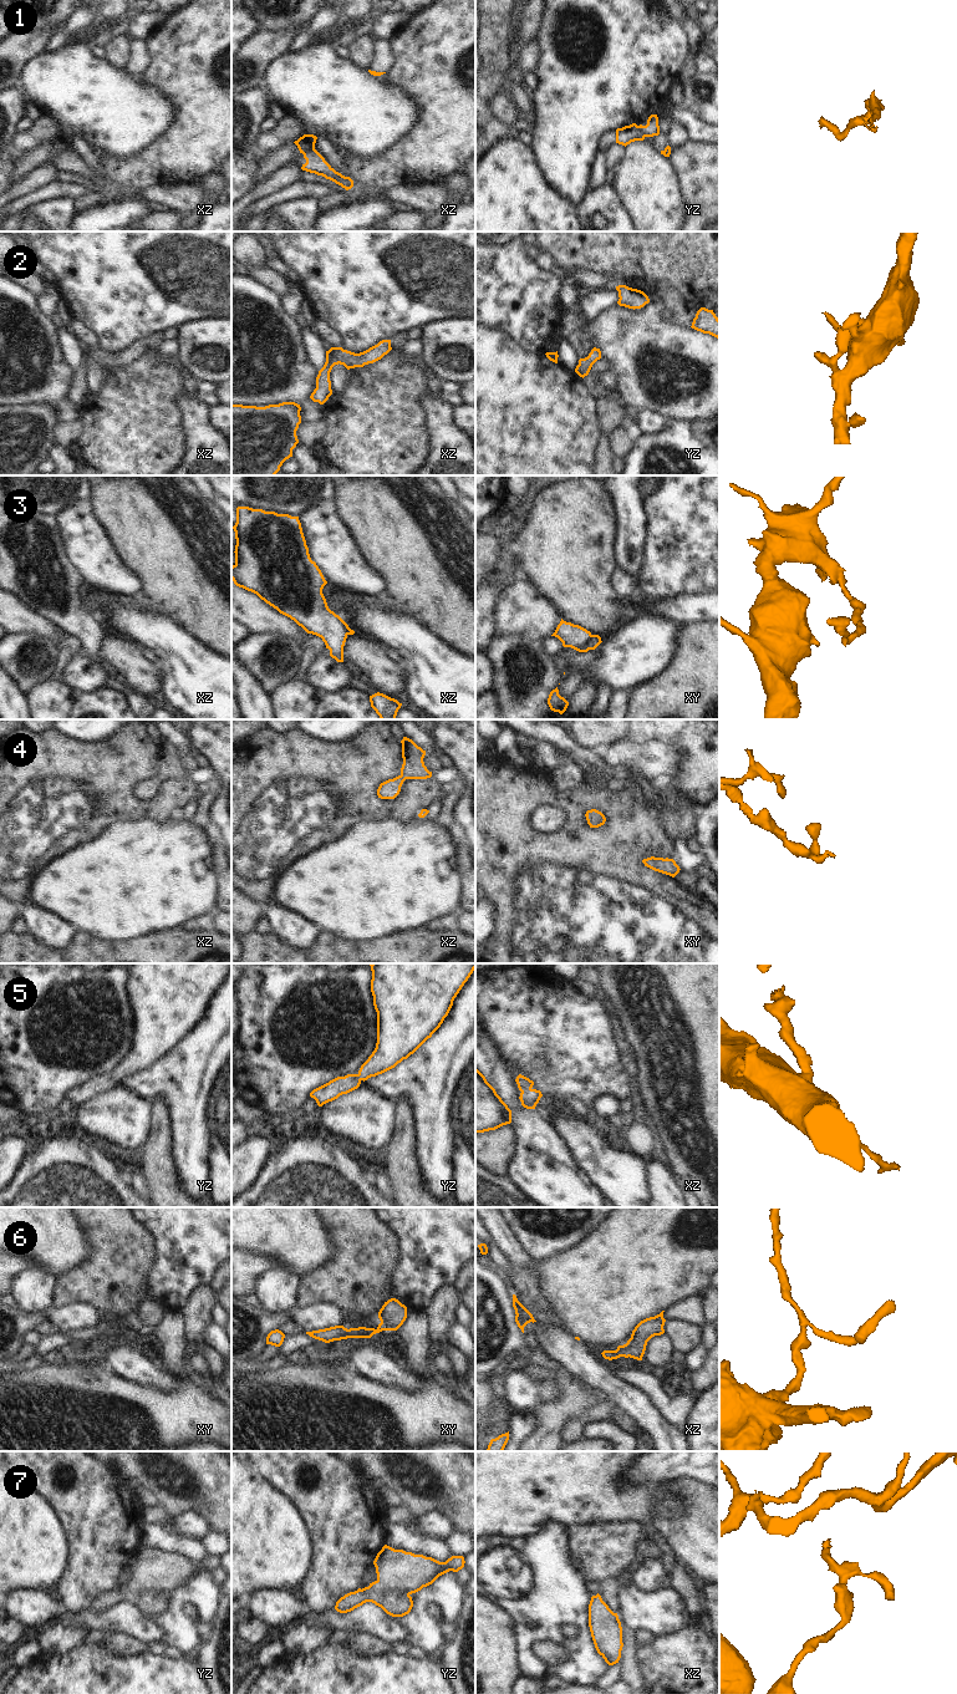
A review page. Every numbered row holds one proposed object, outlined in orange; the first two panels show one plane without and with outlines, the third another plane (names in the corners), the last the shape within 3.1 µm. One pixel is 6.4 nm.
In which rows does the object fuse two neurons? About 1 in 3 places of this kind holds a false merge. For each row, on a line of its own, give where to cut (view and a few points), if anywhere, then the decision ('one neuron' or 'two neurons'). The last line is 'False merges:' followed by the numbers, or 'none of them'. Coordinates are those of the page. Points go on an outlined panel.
1: xz (314, 147), (304, 154) | two neurons
2: no cut | one neuron
3: xy (591, 635), (576, 650) | two neurons
4: no cut | one neuron
5: no cut | one neuron
6: no cut | one neuron
7: no cut | one neuron
False merges: 1, 3

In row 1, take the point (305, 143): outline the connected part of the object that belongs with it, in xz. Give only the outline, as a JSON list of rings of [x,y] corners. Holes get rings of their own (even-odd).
[[[304,134],[294,143],[297,146],[300,153],[305,154],[306,152],[315,148],[316,139],[317,139],[317,137],[314,134]]]

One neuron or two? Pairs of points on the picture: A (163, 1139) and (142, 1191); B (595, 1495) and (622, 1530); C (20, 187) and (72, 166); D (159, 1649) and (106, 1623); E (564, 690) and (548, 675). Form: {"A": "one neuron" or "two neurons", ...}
{"A": "two neurons", "B": "two neurons", "C": "two neurons", "D": "two neurons", "E": "two neurons"}

